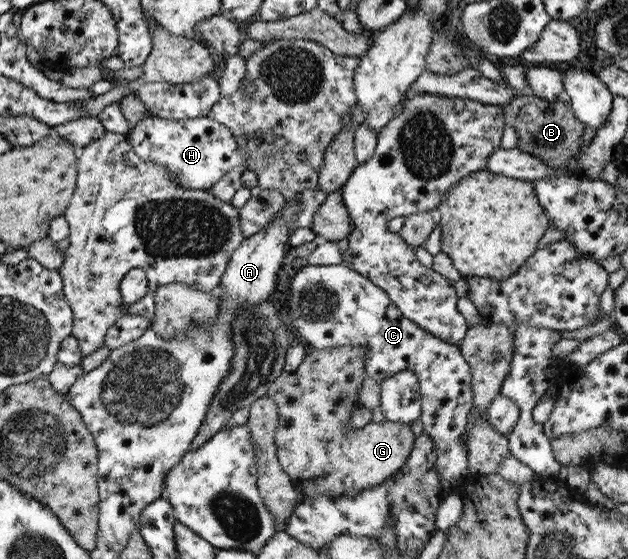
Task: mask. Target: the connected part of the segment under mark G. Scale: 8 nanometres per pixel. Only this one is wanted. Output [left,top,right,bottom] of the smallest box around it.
[266,347,416,497]

